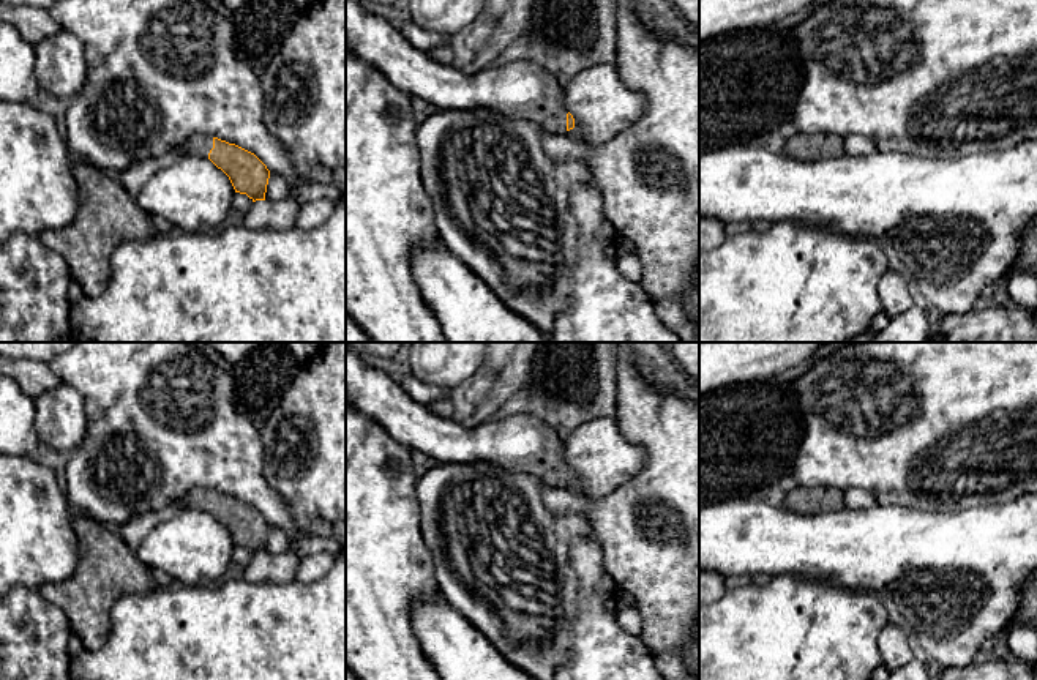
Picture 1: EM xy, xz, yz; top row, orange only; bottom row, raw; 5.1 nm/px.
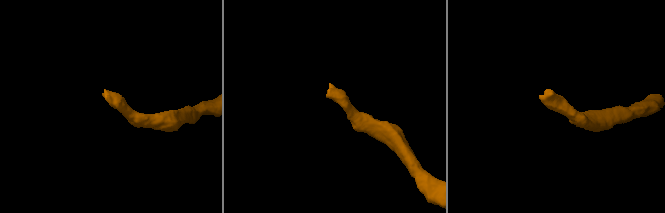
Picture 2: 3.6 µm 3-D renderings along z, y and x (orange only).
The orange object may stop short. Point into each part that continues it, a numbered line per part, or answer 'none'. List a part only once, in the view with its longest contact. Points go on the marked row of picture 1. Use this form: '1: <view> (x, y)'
1: xy (198, 144)

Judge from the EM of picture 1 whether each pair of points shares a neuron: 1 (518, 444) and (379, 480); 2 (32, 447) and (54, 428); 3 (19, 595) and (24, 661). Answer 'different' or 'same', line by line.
1: different
2: different
3: same

